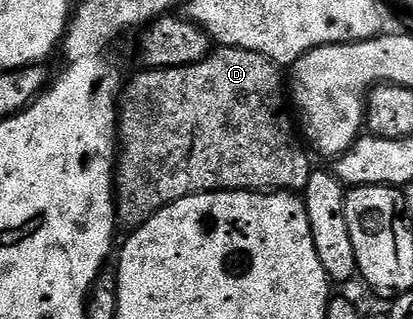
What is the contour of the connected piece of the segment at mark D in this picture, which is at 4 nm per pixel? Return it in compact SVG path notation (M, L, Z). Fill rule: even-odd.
M217 48L206 59L190 67L170 67L169 69L145 68L136 78L129 80L122 90L122 112L118 117L118 141L122 152L118 157L118 172L114 177L114 200L116 203L116 220L125 230L135 231L145 225L158 211L178 199L186 199L199 193L225 193L226 191L246 191L247 193L267 193L269 191L303 191L314 165L308 162L309 150L298 136L297 126L290 116L290 109L284 106L286 101L286 81L280 78L281 66L271 61L266 55L246 51L245 49Z

